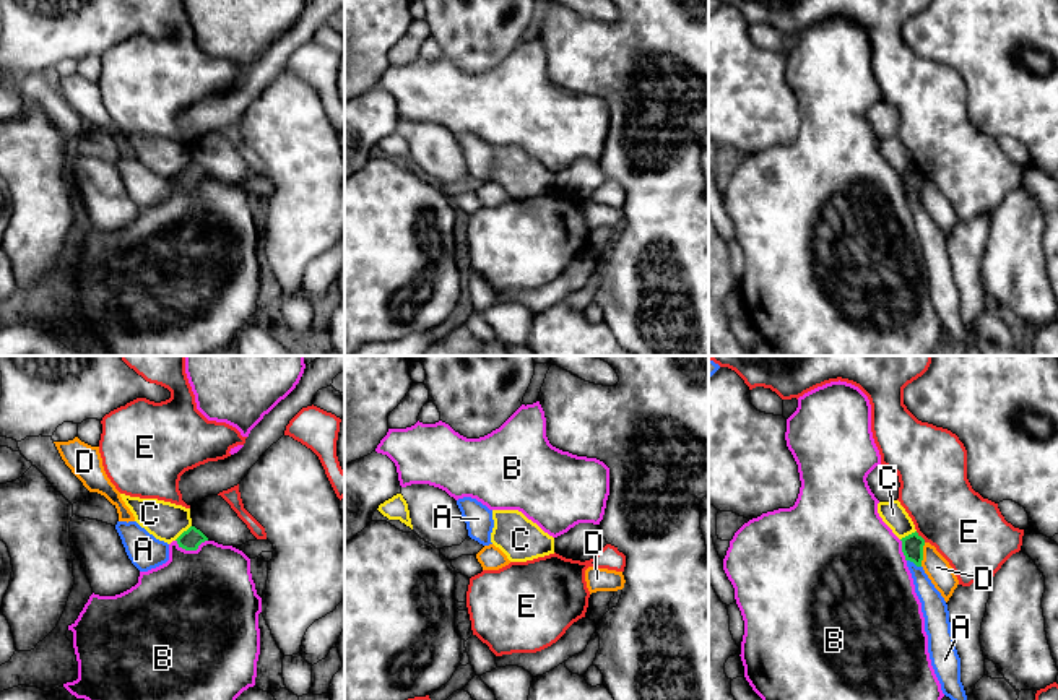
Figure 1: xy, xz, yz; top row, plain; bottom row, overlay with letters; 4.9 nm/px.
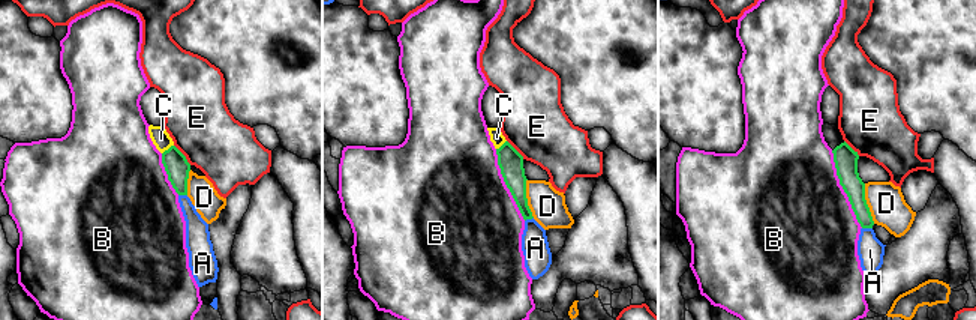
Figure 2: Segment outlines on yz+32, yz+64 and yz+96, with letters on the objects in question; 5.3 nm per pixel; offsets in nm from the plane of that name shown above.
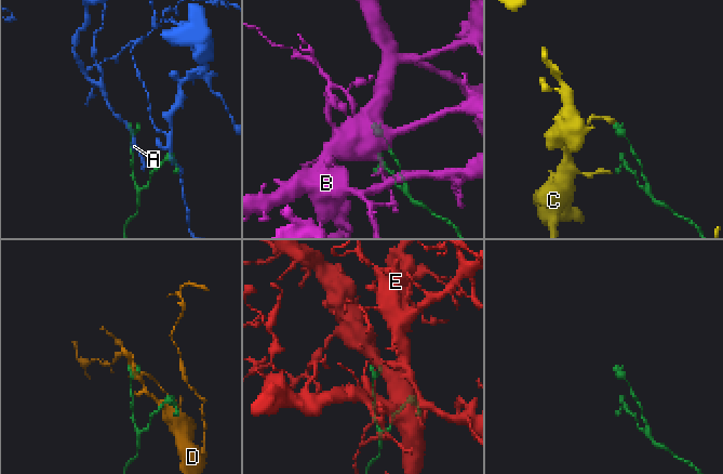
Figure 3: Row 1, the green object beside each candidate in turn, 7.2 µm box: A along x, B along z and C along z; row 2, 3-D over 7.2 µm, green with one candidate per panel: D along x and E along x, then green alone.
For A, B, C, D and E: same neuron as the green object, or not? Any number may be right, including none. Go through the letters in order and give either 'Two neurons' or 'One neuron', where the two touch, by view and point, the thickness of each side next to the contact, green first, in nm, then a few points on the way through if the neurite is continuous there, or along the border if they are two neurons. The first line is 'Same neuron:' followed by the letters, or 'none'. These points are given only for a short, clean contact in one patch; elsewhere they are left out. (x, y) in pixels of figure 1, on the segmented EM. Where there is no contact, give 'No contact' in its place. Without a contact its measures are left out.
Same neuron: none
A: Two neurons. Touches green at yz (914, 562). Thickness 110 nm (green) against 130 nm
B: Two neurons. Touches green at xy (190, 549). Thickness 100 nm (green) against 480 nm
C: Two neurons. Touches green at xy (184, 531). Thickness 100 nm (green) against 190 nm. Boundary: xy (190, 525), (174, 540)
D: Two neurons. Touches green at yz (922, 554). Thickness 110 nm (green) against 120 nm
E: Two neurons. Touches green at yz (920, 536). Thickness 110 nm (green) against 360 nm

